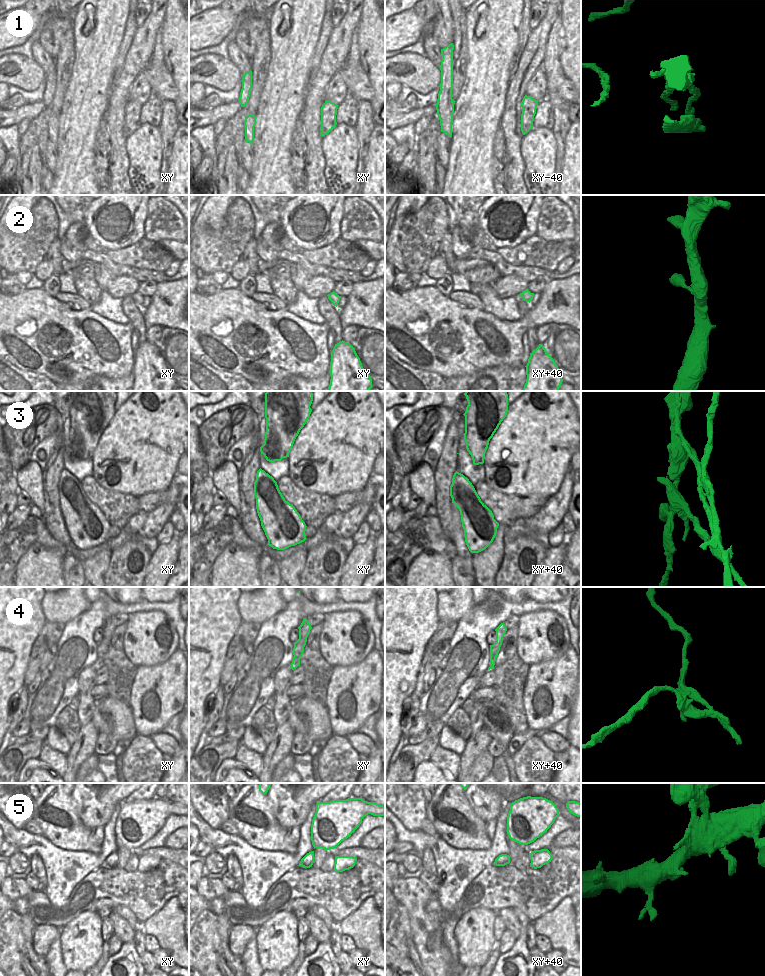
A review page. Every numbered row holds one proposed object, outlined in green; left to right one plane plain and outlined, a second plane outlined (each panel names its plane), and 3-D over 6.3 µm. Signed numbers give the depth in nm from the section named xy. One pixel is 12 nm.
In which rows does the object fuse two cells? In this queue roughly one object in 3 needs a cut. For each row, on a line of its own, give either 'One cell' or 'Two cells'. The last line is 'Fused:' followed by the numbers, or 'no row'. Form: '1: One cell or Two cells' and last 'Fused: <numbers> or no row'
1: Two cells
2: One cell
3: Two cells
4: Two cells
5: One cell
Fused: 1, 3, 4.

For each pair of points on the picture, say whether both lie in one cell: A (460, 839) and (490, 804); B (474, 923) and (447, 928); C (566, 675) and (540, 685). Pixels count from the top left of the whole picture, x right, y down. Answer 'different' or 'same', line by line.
A: different
B: different
C: same

